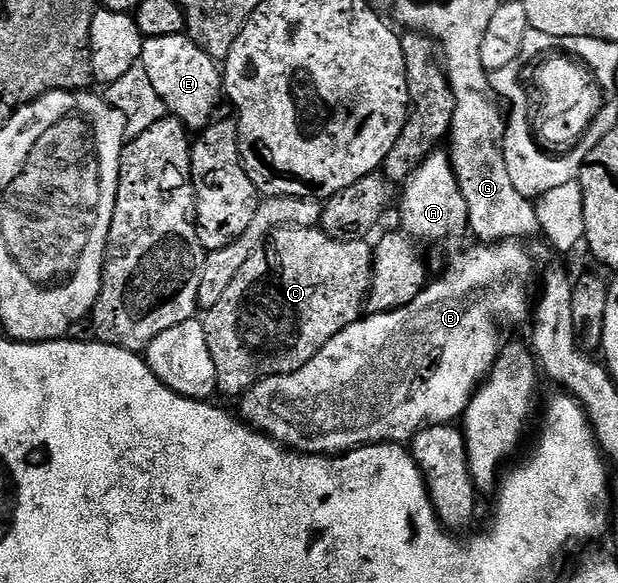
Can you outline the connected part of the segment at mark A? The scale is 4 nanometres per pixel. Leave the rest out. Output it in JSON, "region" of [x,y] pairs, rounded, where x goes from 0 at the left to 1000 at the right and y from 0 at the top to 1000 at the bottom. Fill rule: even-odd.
{"region":[[[706,261],[694,266],[693,271],[675,286],[663,305],[659,307],[650,321],[652,341],[644,341],[642,360],[646,353],[646,381],[650,400],[673,417],[684,415],[730,415],[735,408],[743,408],[751,400],[757,400],[756,386],[756,352],[752,350],[752,336],[746,336],[746,316],[736,300],[736,290],[730,280],[728,262]]]}

